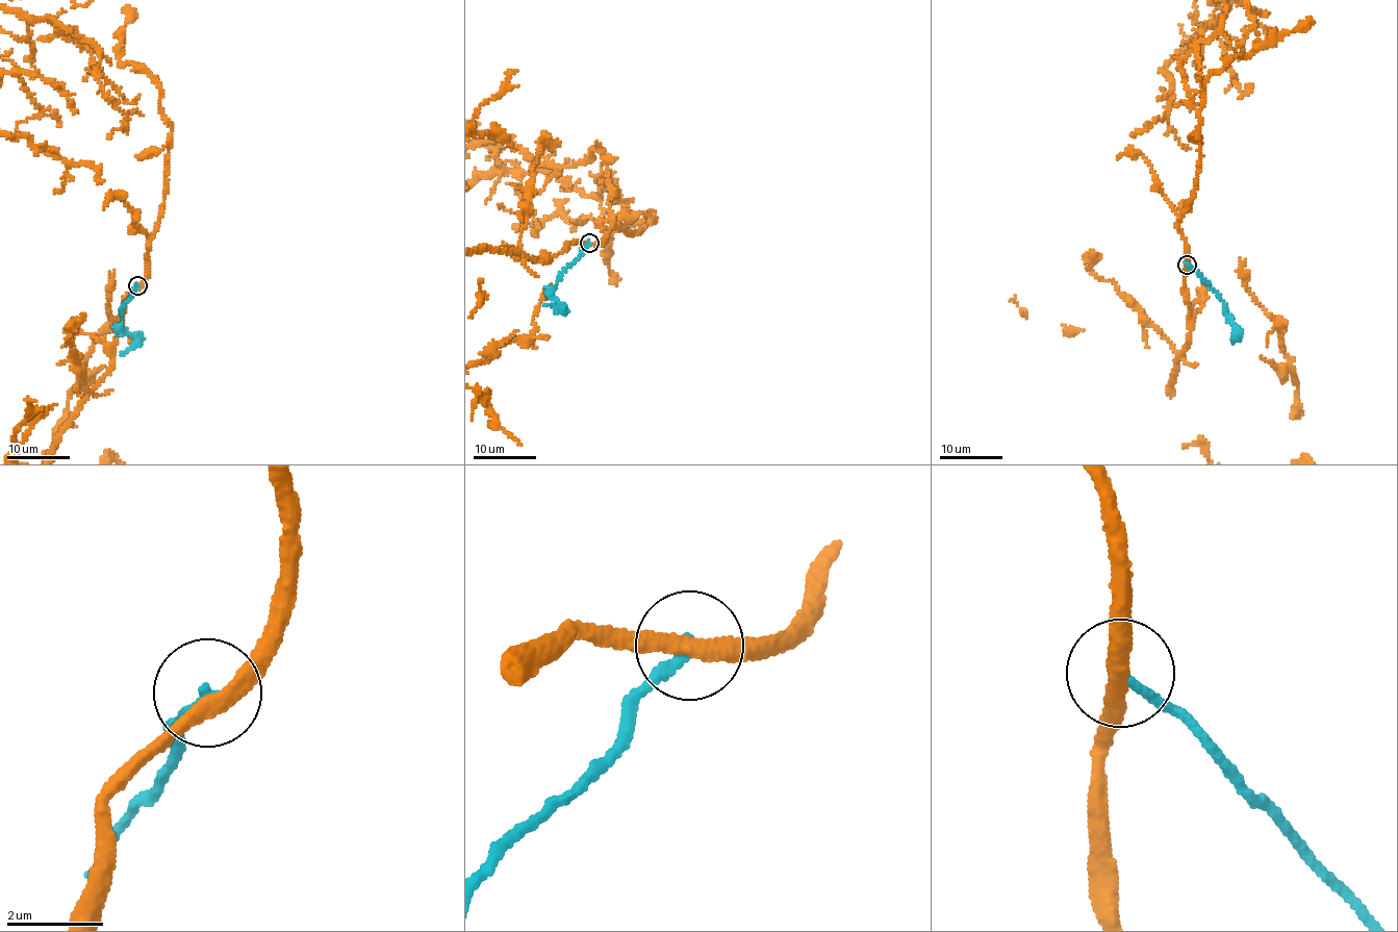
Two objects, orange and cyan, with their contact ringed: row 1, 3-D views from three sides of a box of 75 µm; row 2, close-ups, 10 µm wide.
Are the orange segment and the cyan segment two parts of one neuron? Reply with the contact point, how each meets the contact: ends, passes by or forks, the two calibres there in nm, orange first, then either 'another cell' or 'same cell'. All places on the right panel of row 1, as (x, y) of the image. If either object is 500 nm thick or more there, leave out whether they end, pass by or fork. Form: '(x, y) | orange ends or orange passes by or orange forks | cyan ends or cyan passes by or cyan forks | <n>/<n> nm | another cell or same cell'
(1187, 265) | orange passes by | cyan ends | 320/220 nm | another cell

